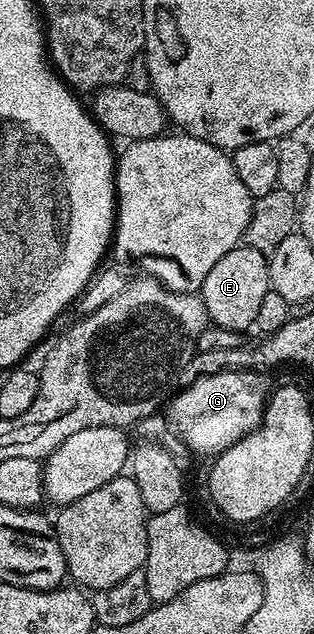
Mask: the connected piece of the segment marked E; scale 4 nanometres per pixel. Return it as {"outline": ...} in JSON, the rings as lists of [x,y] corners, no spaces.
{"outline":[[[241,245],[230,249],[230,253],[226,253],[226,257],[222,257],[222,261],[218,261],[218,265],[214,265],[214,269],[210,269],[210,273],[206,273],[206,281],[200,286],[198,294],[206,305],[209,320],[215,326],[227,331],[244,333],[247,332],[247,327],[251,328],[255,324],[258,308],[262,306],[262,297],[266,297],[268,290],[270,290],[268,286],[268,256],[258,253],[258,249],[250,249],[247,245]]]}

